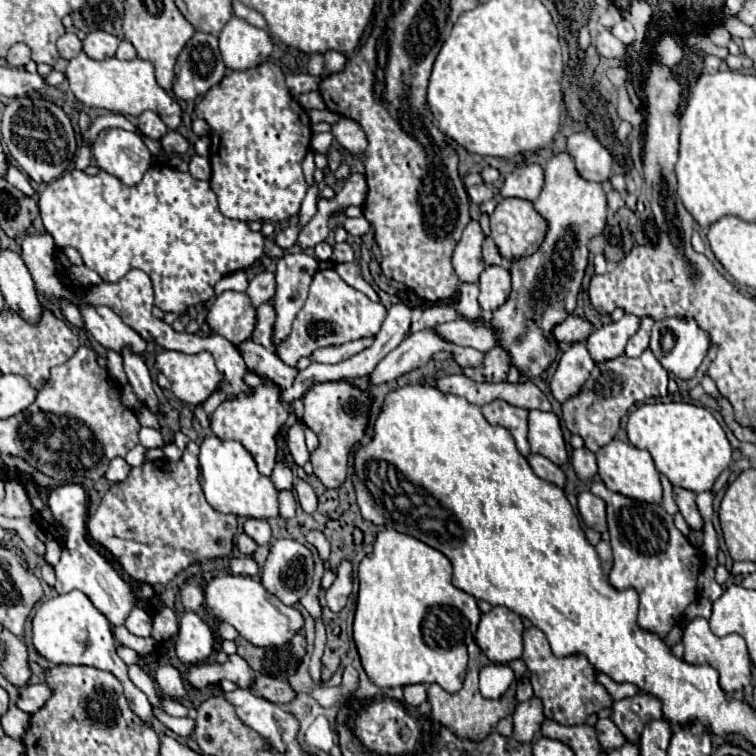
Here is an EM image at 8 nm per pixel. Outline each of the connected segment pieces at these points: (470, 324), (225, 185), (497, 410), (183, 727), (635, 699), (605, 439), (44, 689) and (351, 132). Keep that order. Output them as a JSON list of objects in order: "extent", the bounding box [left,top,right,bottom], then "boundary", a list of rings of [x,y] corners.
[{"extent":[435,319,499,353],"boundary":[[[467,319],[451,321],[445,325],[439,325],[435,331],[441,337],[445,337],[447,341],[453,341],[455,345],[467,345],[467,347],[473,347],[483,353],[491,351],[495,345],[499,345],[497,331],[491,329],[485,319],[481,319],[481,321],[467,321]]]},{"extent":[195,63,313,221],"boundary":[[[263,63],[247,71],[233,71],[223,77],[219,85],[209,89],[209,93],[195,107],[195,113],[211,127],[211,185],[225,217],[239,221],[283,221],[299,213],[301,201],[309,187],[303,177],[301,163],[309,151],[313,133],[307,111],[291,97],[283,71],[277,65]]]},{"extent":[483,401,531,457],"boundary":[[[491,401],[483,407],[483,411],[491,425],[501,425],[511,431],[521,455],[525,457],[531,455],[529,443],[527,443],[527,413],[529,413],[527,409],[513,407],[505,401]]]},{"extent":[153,709,195,737],"boundary":[[[153,709],[153,713],[155,713],[155,717],[157,717],[165,727],[169,727],[169,729],[171,729],[173,733],[177,733],[177,735],[191,737],[193,731],[195,731],[195,721],[189,719],[189,717],[183,717],[183,719],[171,717],[171,715],[167,715],[165,711],[159,711],[159,709]]]},{"extent":[597,693,661,745],"boundary":[[[637,693],[633,697],[615,701],[613,707],[602,709],[597,715],[598,718],[611,716],[625,739],[633,745],[639,745],[639,737],[647,721],[661,717],[661,703],[655,697],[645,697],[645,693]]]},{"extent":[561,349,667,451],"boundary":[[[645,349],[635,359],[621,355],[617,359],[597,363],[581,391],[561,405],[565,427],[573,435],[579,435],[589,451],[597,451],[615,437],[621,419],[627,415],[627,411],[649,397],[657,397],[659,387],[667,387],[667,371],[657,361],[651,349]]]},{"extent":[17,683,53,713],"boundary":[[[37,683],[37,685],[29,685],[25,689],[19,691],[19,699],[17,699],[17,707],[27,711],[27,713],[37,713],[53,695],[53,689],[47,683]]]},{"extent":[331,117,367,153],"boundary":[[[341,117],[341,121],[337,125],[333,125],[331,133],[351,153],[363,153],[367,147],[367,137],[365,137],[361,125],[357,125],[353,119]]]}]

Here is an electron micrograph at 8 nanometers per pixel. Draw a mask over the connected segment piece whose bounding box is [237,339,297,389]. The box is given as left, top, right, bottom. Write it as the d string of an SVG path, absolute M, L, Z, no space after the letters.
M251 339L243 341L237 345L243 361L247 363L249 371L257 373L257 375L265 375L271 377L273 381L277 381L283 389L287 389L293 383L293 377L297 375L297 369L289 369L275 353L267 351L265 347L253 343Z

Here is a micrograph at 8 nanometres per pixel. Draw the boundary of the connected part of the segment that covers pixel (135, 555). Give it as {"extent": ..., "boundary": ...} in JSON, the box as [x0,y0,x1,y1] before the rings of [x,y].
{"extent":[87,441,237,585],"boundary":[[[189,441],[179,461],[159,459],[147,461],[141,467],[131,469],[129,477],[121,483],[111,485],[105,493],[97,513],[87,521],[87,529],[93,541],[103,545],[135,581],[149,585],[167,585],[181,571],[193,563],[211,563],[221,557],[231,557],[235,545],[233,537],[237,531],[237,517],[215,511],[207,501],[199,485],[199,465],[197,465],[199,447]]]}

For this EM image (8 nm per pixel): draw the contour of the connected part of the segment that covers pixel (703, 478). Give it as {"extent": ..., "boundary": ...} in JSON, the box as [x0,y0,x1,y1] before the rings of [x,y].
{"extent":[627,403,733,493],"boundary":[[[691,403],[641,405],[629,415],[627,437],[637,449],[651,453],[659,473],[663,473],[673,485],[695,493],[709,491],[715,479],[729,469],[733,461],[731,443],[719,421],[709,409]]]}

